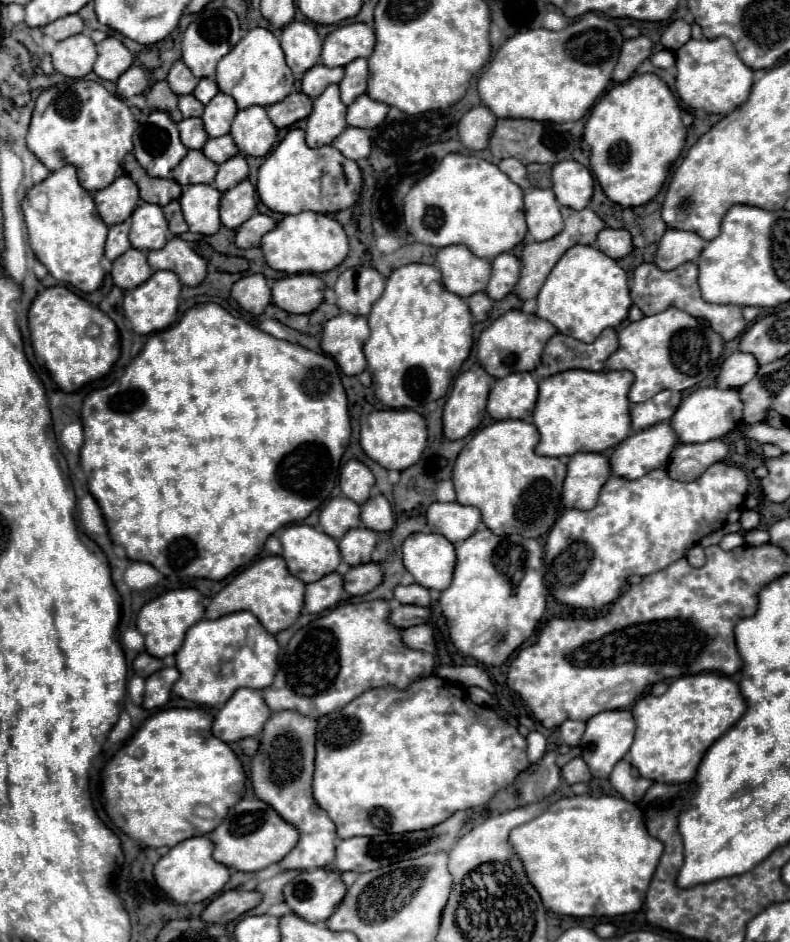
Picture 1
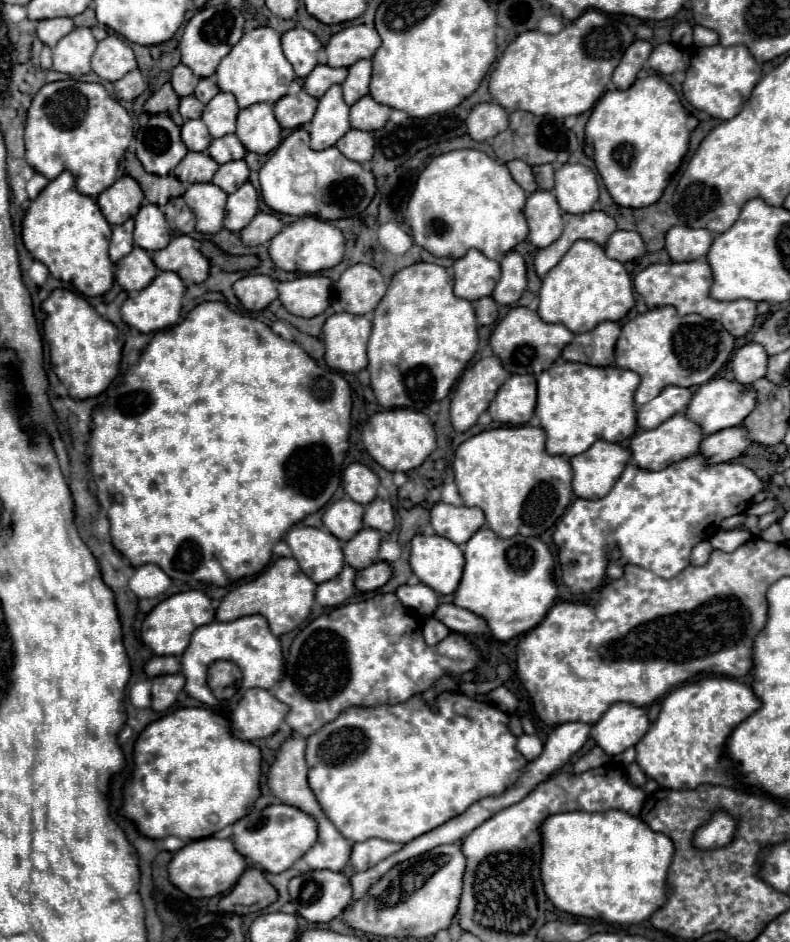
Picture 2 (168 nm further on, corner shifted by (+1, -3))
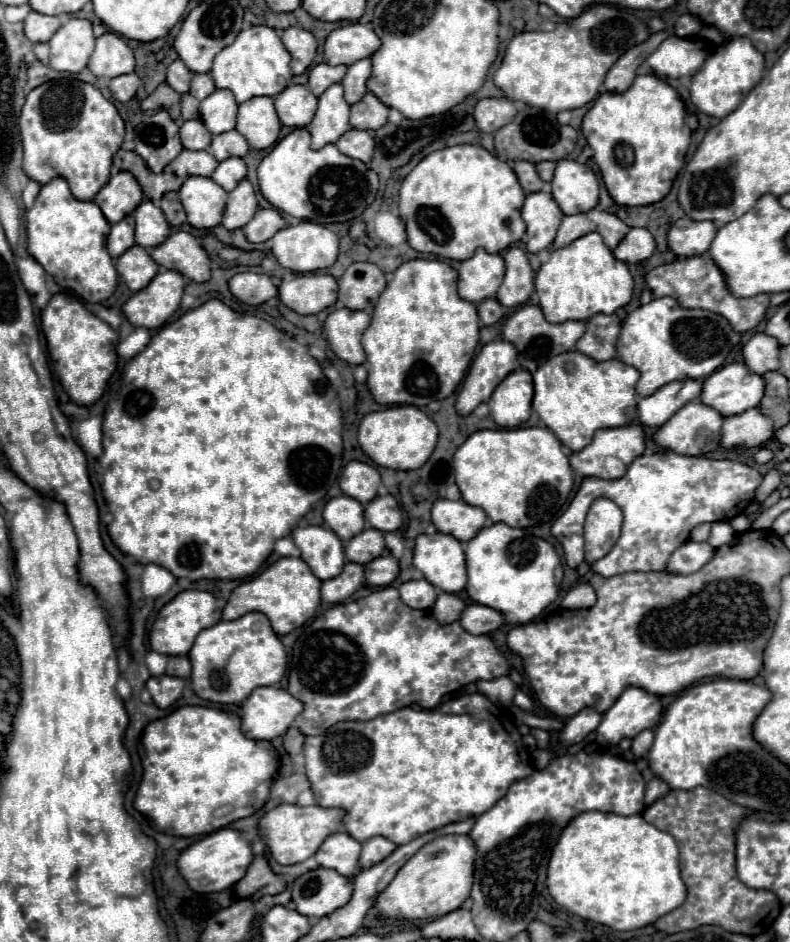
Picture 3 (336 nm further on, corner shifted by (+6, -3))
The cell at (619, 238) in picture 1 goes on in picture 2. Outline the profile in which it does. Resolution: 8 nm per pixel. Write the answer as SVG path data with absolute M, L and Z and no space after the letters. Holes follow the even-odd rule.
M618 230L608 238L604 252L608 258L614 258L618 262L630 262L644 254L644 244L638 232Z

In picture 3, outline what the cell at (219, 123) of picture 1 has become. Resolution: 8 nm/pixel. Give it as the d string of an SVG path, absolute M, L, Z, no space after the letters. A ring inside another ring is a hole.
M215 90L201 102L199 114L211 134L223 134L235 128L237 108L239 106L229 90Z

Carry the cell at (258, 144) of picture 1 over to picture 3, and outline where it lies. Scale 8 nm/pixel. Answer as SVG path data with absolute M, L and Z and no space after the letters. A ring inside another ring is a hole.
M257 96L239 104L237 130L247 138L251 148L263 150L277 142L281 120L275 112L271 96Z

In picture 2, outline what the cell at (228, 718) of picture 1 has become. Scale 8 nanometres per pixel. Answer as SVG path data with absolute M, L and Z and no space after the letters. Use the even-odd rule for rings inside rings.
M250 688L230 712L230 734L238 740L254 742L274 734L284 720L288 706L278 702L270 690Z

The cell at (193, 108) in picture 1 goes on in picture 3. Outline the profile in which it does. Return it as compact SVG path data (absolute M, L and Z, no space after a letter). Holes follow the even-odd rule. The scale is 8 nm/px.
M185 94L185 96L181 98L181 118L183 118L183 120L199 118L199 100L193 98L191 94Z

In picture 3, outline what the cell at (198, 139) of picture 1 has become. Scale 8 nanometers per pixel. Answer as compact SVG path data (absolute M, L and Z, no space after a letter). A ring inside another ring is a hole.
M189 120L181 124L181 142L189 150L207 150L211 144L211 132L201 120Z

